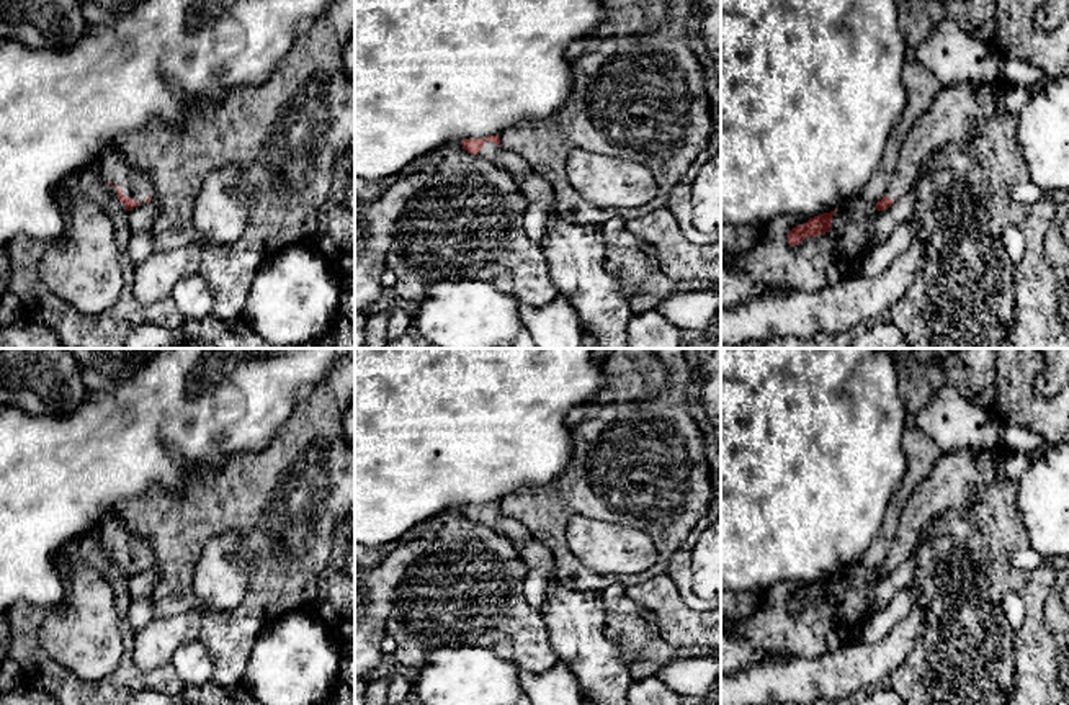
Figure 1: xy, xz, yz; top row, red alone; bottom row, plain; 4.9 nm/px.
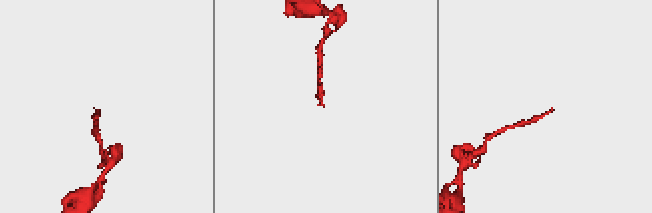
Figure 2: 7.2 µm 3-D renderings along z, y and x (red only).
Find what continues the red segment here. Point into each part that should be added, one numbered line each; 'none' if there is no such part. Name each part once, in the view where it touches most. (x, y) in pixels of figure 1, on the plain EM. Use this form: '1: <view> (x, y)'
1: xy (116, 535)

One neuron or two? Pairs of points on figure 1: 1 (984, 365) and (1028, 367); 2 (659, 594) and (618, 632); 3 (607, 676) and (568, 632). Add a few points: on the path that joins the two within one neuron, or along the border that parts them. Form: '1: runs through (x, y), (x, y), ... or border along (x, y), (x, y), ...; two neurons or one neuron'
1: border along (997, 365), (996, 398), (992, 403); two neurons
2: border along (625, 589), (654, 614), (659, 635), (666, 642); two neurons
3: runs through (597, 664), (579, 643); one neuron

